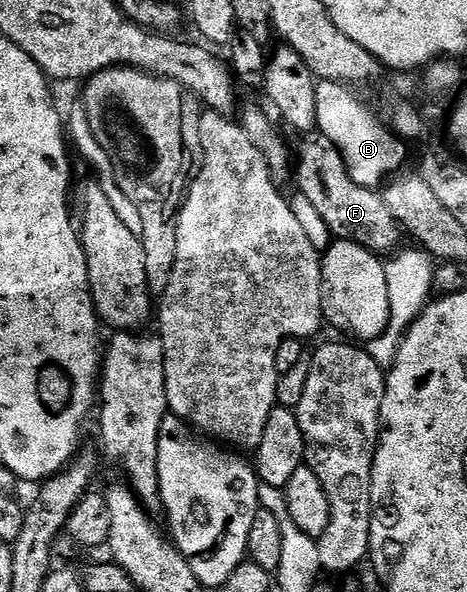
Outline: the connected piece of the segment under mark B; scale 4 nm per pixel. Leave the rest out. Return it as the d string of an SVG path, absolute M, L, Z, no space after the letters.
M320 82L317 85L317 122L318 130L331 145L344 157L346 168L356 182L365 184L384 184L401 169L404 162L405 143L387 125L376 119L376 114L355 94L351 85L342 82Z

